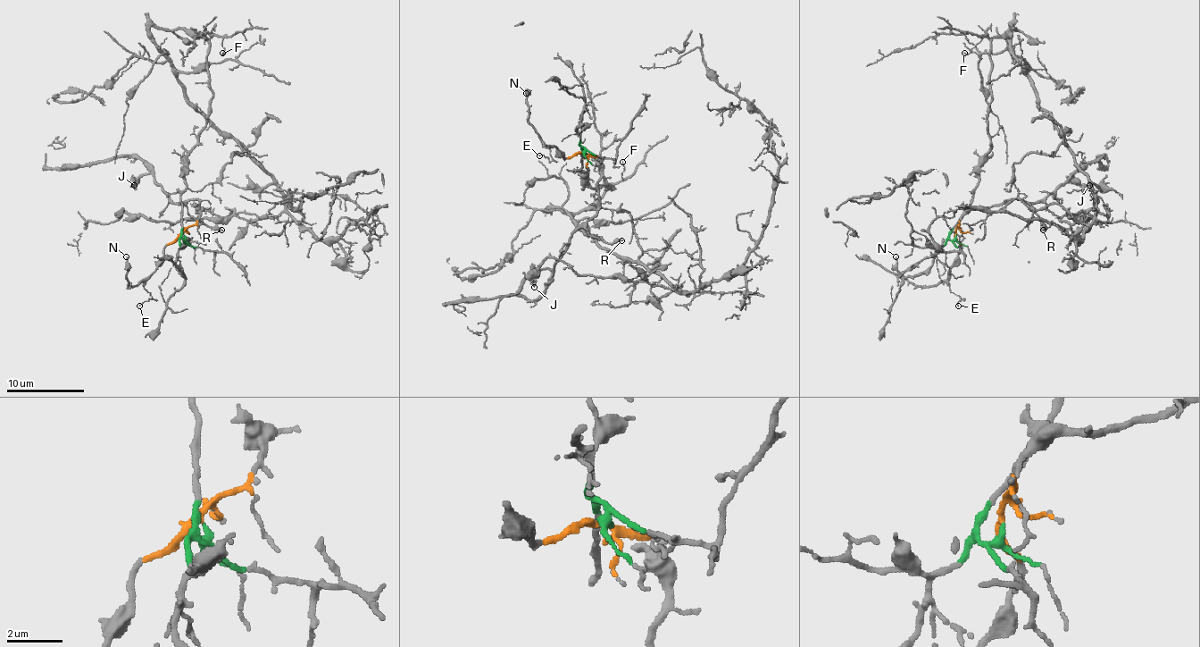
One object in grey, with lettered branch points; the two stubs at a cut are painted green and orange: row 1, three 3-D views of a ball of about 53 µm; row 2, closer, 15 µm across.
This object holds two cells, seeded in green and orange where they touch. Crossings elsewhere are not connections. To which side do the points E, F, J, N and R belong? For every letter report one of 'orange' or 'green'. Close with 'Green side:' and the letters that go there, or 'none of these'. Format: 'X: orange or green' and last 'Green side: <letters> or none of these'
E: orange
F: green
J: orange
N: orange
R: orange
Green side: F

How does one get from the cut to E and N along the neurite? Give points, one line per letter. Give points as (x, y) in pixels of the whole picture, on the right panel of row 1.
E: (955, 234), (960, 248), (957, 262), (950, 270), (948, 281), (950, 290), (962, 298), (957, 306)
N: (955, 234), (960, 248), (957, 262), (940, 283), (912, 285), (897, 270), (895, 256)

